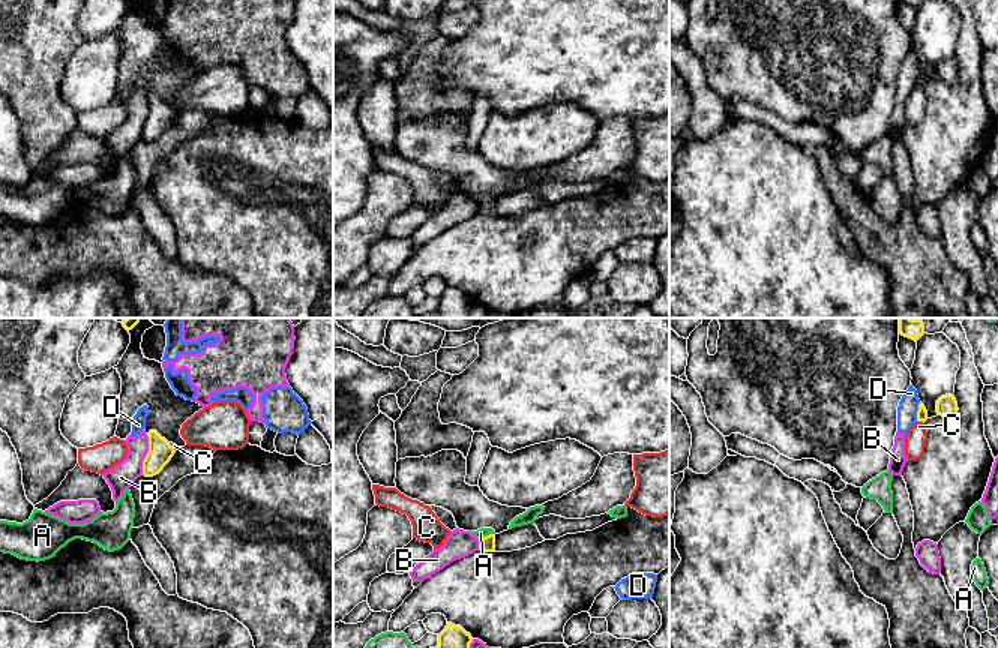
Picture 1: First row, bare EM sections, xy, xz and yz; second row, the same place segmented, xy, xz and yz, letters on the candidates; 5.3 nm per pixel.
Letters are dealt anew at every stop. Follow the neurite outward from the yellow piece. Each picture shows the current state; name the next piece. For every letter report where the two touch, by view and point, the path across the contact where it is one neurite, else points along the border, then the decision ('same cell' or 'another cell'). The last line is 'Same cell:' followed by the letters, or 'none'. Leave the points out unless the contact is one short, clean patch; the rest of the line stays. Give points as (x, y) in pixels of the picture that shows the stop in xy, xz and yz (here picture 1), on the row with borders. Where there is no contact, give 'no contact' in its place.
A: contact xz (486, 536); border xz (494, 533), (479, 540); another cell
B: contact xy (146, 456); another cell
C: contact yz (920, 420); border yz (917, 420), (923, 423); another cell
D: contact yz (917, 411); another cell
Same cell: none

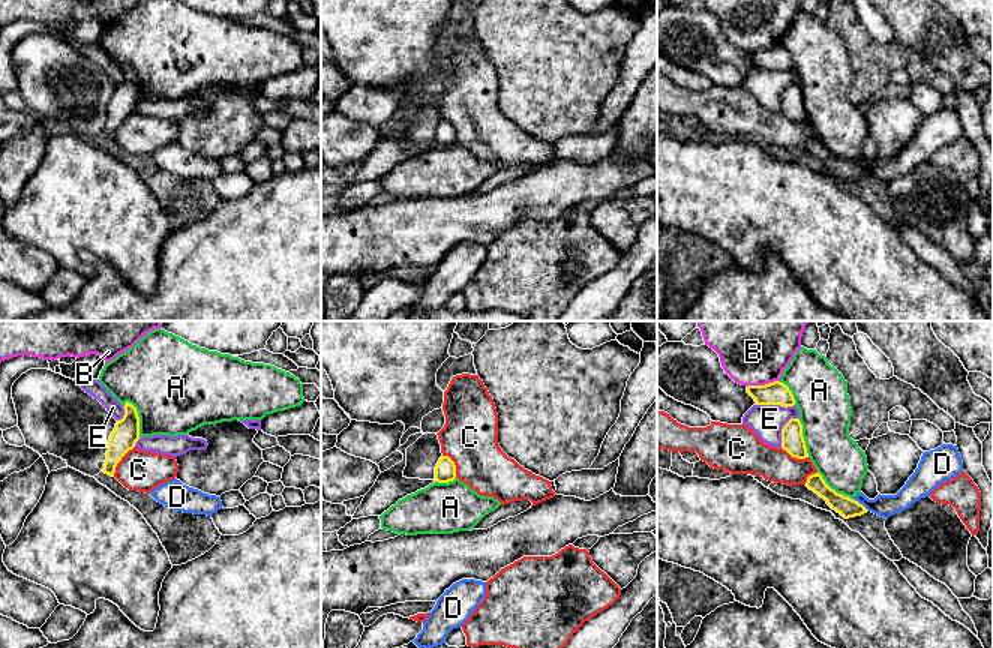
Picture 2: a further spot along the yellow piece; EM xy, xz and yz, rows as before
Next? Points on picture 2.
A: contact xy (138, 419); another cell
B: contact yz (762, 386); another cell
C: contact xy (120, 459); border xy (134, 446), (117, 464), (113, 476); another cell
D: contact yz (858, 503); border yz (851, 498), (869, 510); another cell
E: contact yz (782, 429); another cell
Same cell: none

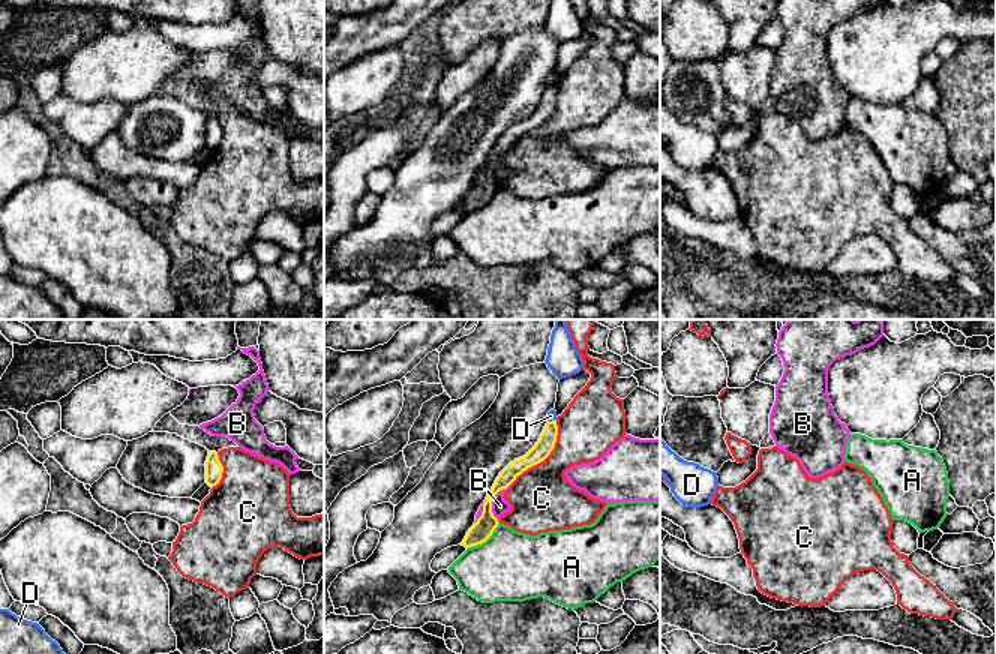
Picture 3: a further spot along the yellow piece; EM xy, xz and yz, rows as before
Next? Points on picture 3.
A: contact xz (485, 540); another cell
B: contact xz (491, 501); another cell
C: contact xz (545, 458); another cell
D: contact xz (552, 420); border xz (555, 419), (548, 422); another cell
Same cell: none

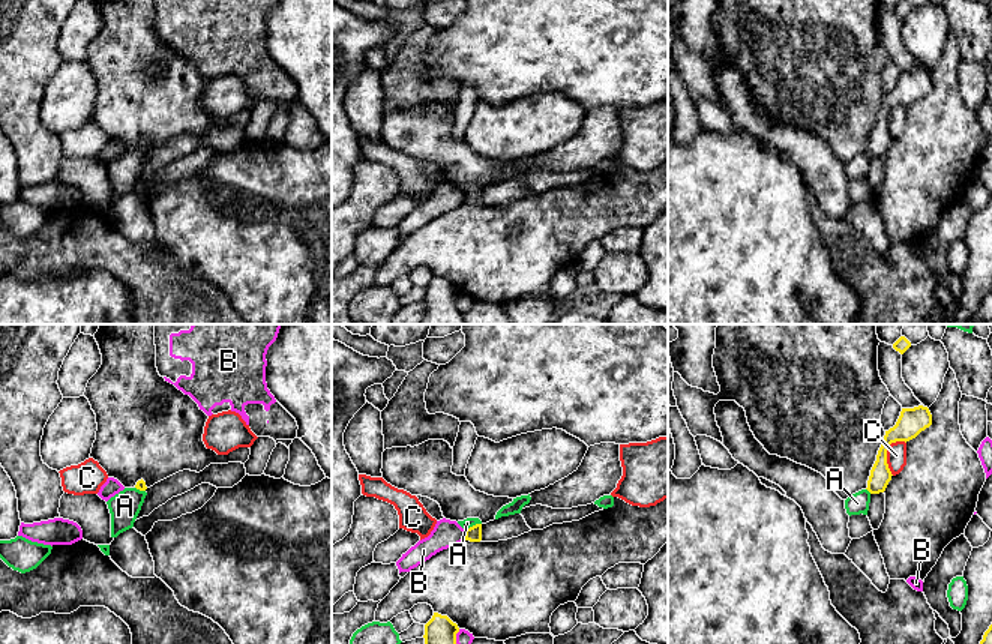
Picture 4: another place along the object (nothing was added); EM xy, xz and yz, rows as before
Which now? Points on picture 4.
A: contact xz (473, 526); border xz (480, 523), (465, 530); another cell
B: contact xz (455, 637); another cell
C: contact yz (886, 454); border yz (904, 440), (893, 442), (887, 451), (887, 467), (893, 475); another cell
Same cell: none

